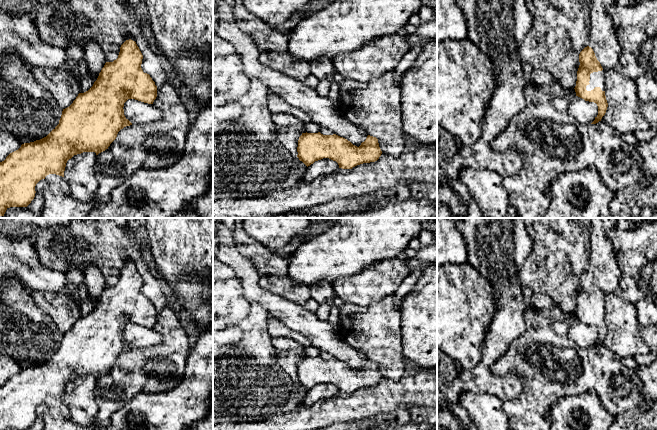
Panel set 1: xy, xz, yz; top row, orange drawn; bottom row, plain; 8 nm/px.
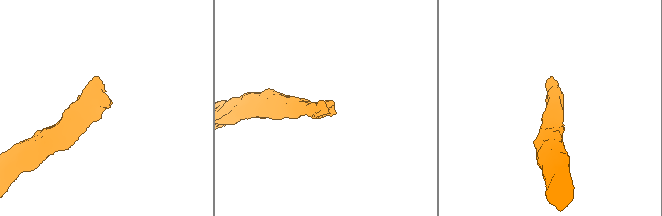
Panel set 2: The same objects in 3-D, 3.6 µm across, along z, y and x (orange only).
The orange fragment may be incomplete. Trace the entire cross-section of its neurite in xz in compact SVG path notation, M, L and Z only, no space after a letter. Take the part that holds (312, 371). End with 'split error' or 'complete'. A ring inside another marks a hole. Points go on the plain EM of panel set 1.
M320 356L302 357L298 364L297 376L297 381L307 391L315 385L329 382L336 385L342 393L352 393L363 387L375 386L382 378L376 361L368 359L357 371L336 358L323 359Z; complete

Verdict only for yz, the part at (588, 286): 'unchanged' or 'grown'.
grown

